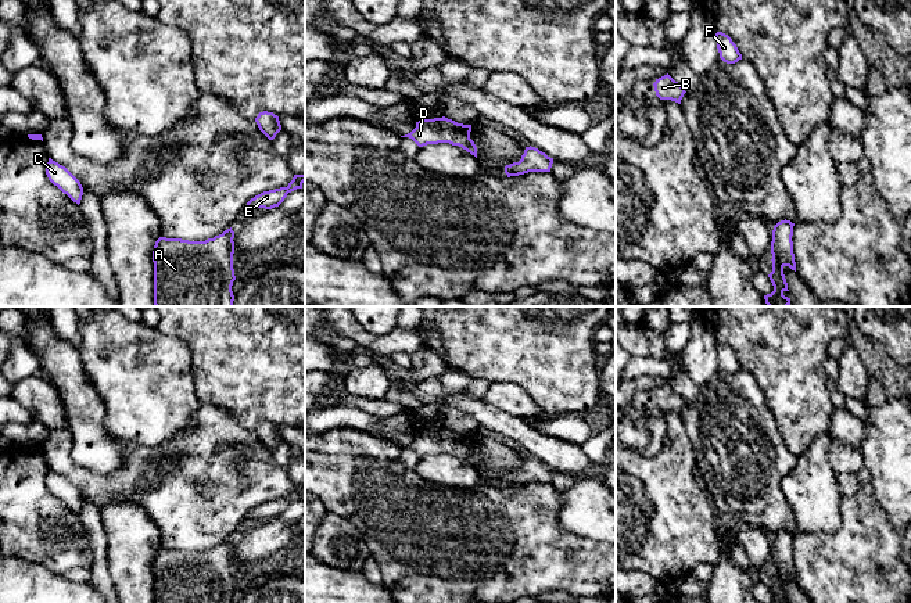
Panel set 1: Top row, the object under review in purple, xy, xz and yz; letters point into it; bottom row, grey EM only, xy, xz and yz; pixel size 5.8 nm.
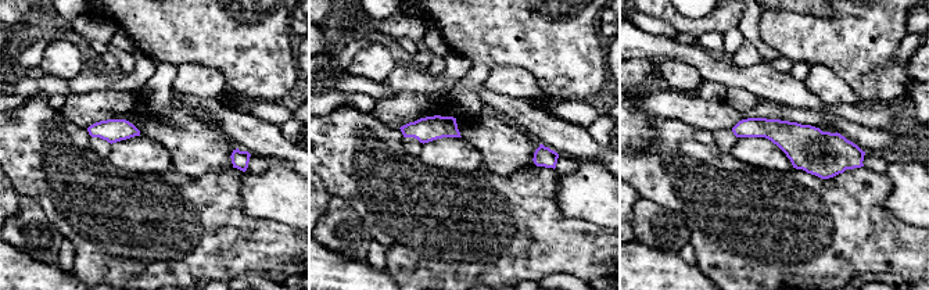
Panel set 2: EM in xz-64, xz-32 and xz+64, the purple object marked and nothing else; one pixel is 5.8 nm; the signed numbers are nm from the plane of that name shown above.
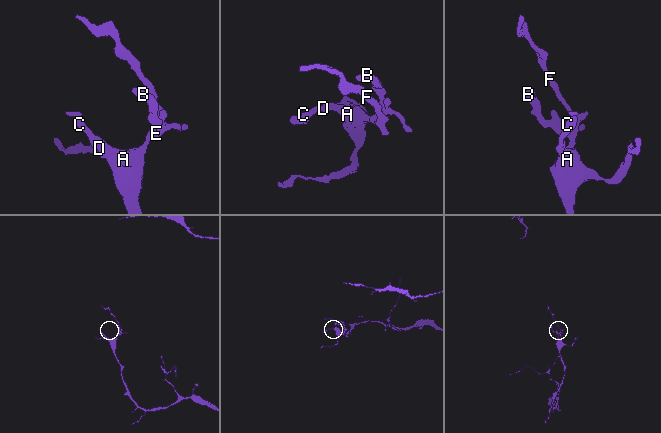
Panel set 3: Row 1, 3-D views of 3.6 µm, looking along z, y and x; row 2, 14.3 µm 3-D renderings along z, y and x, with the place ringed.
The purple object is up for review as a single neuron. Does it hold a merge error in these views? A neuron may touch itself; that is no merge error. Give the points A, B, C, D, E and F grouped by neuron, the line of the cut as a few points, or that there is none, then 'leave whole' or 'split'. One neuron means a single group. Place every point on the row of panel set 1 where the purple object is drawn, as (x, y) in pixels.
A B C D E F | no cut | leave whole

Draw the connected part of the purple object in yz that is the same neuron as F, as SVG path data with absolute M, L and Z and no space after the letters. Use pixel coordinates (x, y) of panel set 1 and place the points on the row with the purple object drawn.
M717 32L715 40L717 40L717 49L720 53L720 58L724 62L735 64L739 60L742 60L742 54L739 53L736 44L732 42L732 39L728 35L722 32Z

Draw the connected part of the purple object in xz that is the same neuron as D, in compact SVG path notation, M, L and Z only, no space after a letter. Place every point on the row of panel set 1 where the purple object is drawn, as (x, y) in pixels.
M445 116L434 119L420 119L416 128L401 137L412 139L419 147L427 144L449 143L459 146L477 158L477 147L470 139L471 125L458 123Z

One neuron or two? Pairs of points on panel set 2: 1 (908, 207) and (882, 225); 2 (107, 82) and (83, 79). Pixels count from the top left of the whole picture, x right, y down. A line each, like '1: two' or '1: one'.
1: two
2: one

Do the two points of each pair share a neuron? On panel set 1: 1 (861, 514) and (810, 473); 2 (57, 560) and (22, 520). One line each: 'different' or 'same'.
1: different
2: same

